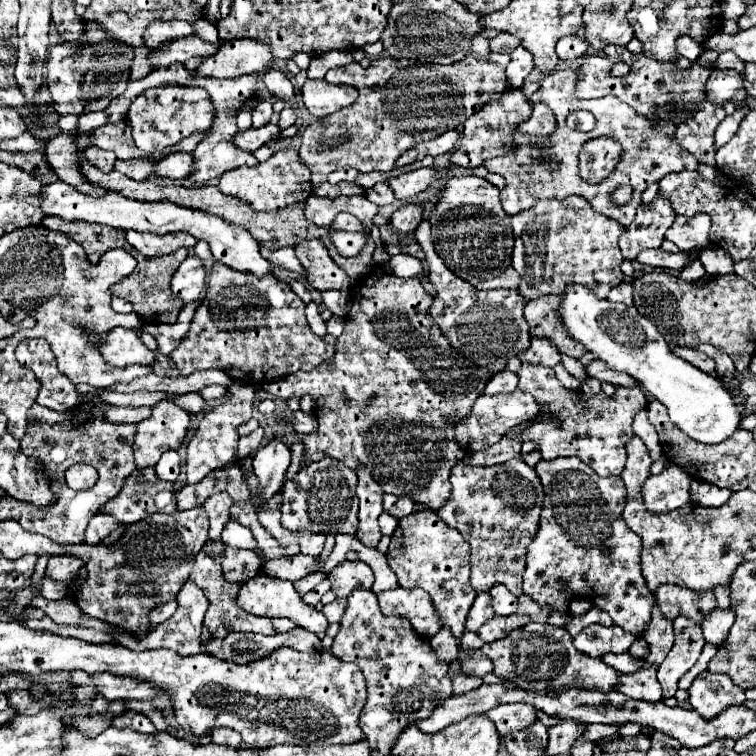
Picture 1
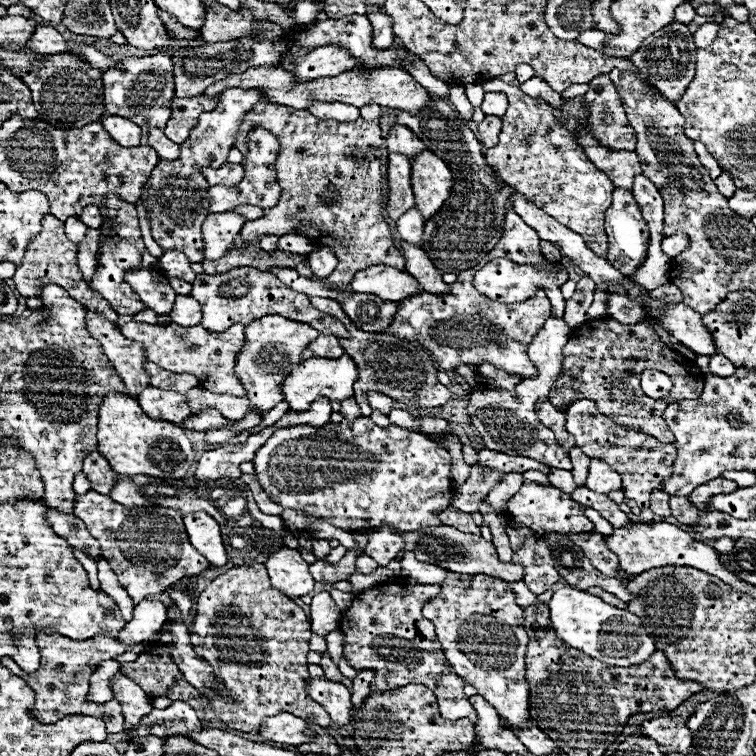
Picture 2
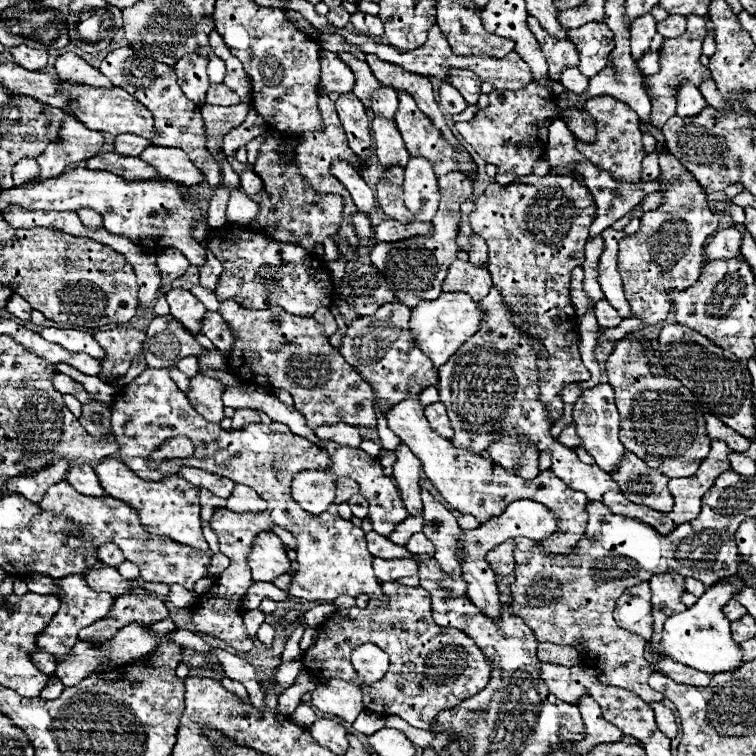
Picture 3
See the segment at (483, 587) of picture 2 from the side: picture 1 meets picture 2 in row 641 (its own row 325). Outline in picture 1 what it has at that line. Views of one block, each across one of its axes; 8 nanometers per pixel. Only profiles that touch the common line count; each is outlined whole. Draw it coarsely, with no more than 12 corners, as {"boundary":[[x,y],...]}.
{"boundary":[[414,232],[434,286],[430,314],[464,358],[500,372],[530,346],[526,298],[478,292]]}

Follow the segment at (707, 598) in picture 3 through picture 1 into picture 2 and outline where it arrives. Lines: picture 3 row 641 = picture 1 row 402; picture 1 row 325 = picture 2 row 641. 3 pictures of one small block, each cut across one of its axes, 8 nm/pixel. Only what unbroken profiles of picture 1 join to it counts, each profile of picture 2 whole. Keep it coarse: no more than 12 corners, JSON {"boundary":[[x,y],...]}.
{"boundary":[[572,586],[550,620],[568,646],[612,666],[656,652],[634,614]]}

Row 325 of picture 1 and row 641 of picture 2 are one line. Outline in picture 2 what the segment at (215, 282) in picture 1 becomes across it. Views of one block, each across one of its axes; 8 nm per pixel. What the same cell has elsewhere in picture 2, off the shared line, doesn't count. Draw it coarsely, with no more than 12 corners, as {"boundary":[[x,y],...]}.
{"boundary":[[264,564],[230,568],[198,598],[190,640],[226,696],[216,718],[258,734],[306,696],[312,636]]}

